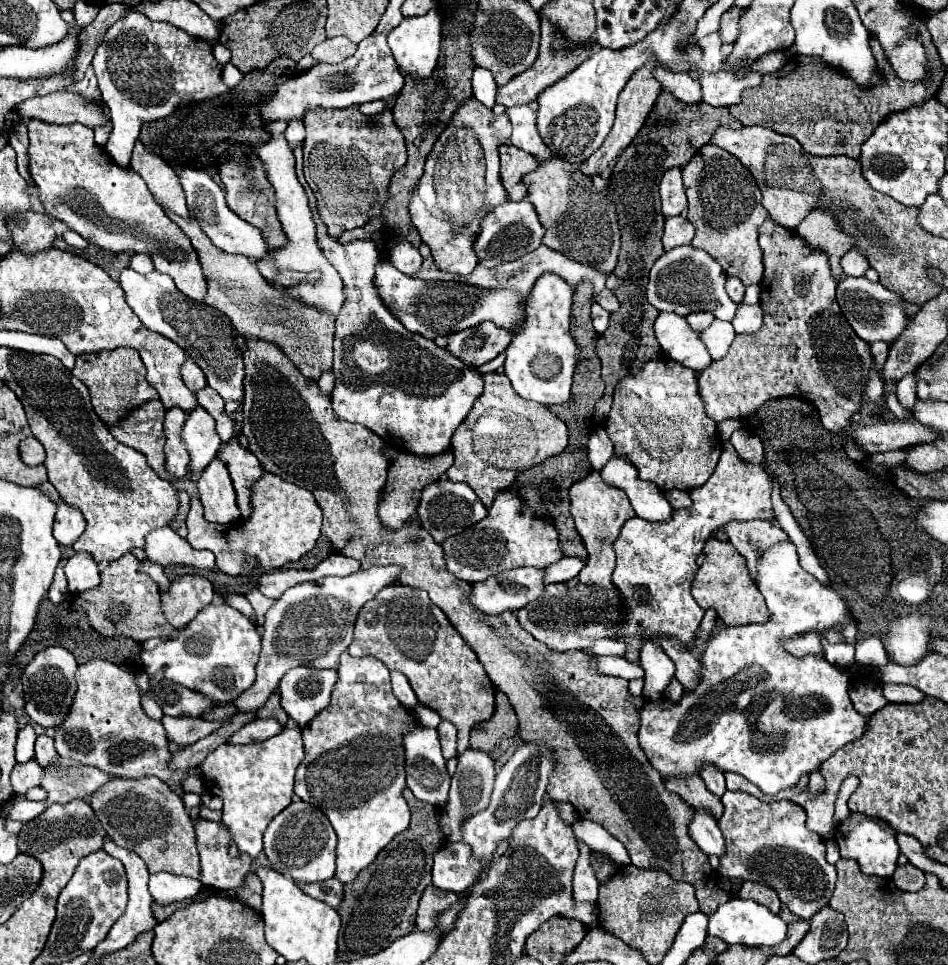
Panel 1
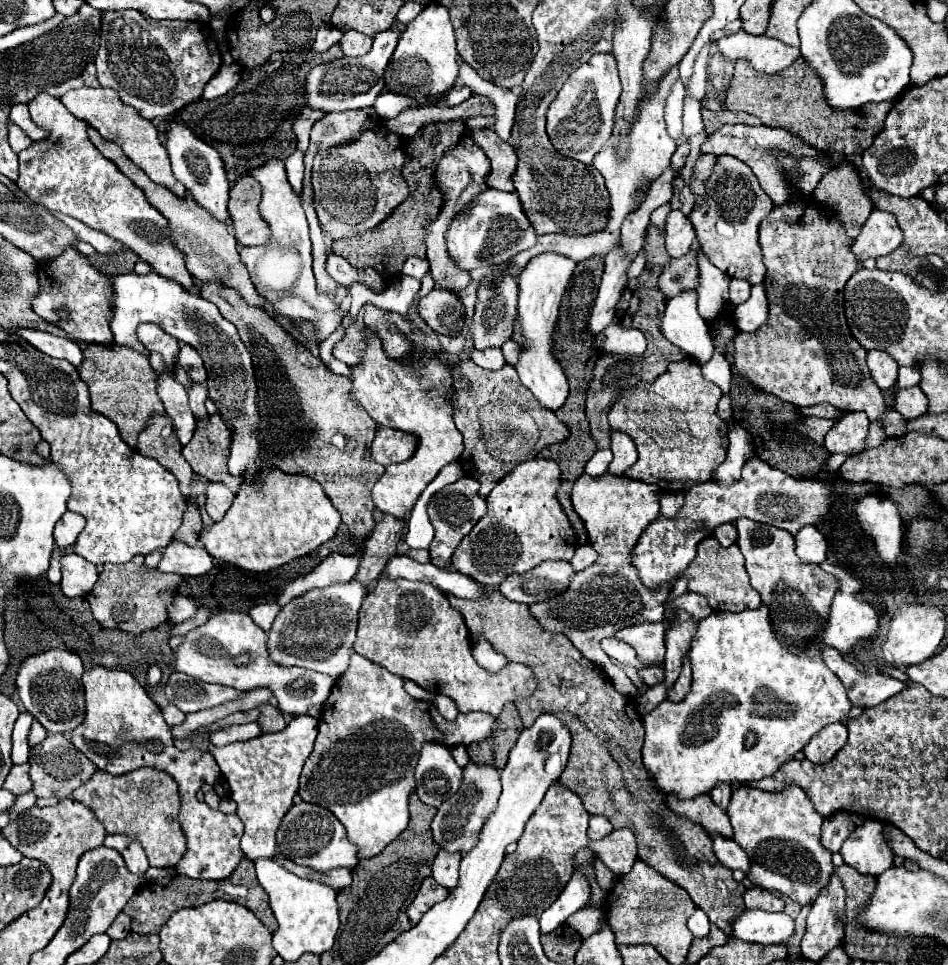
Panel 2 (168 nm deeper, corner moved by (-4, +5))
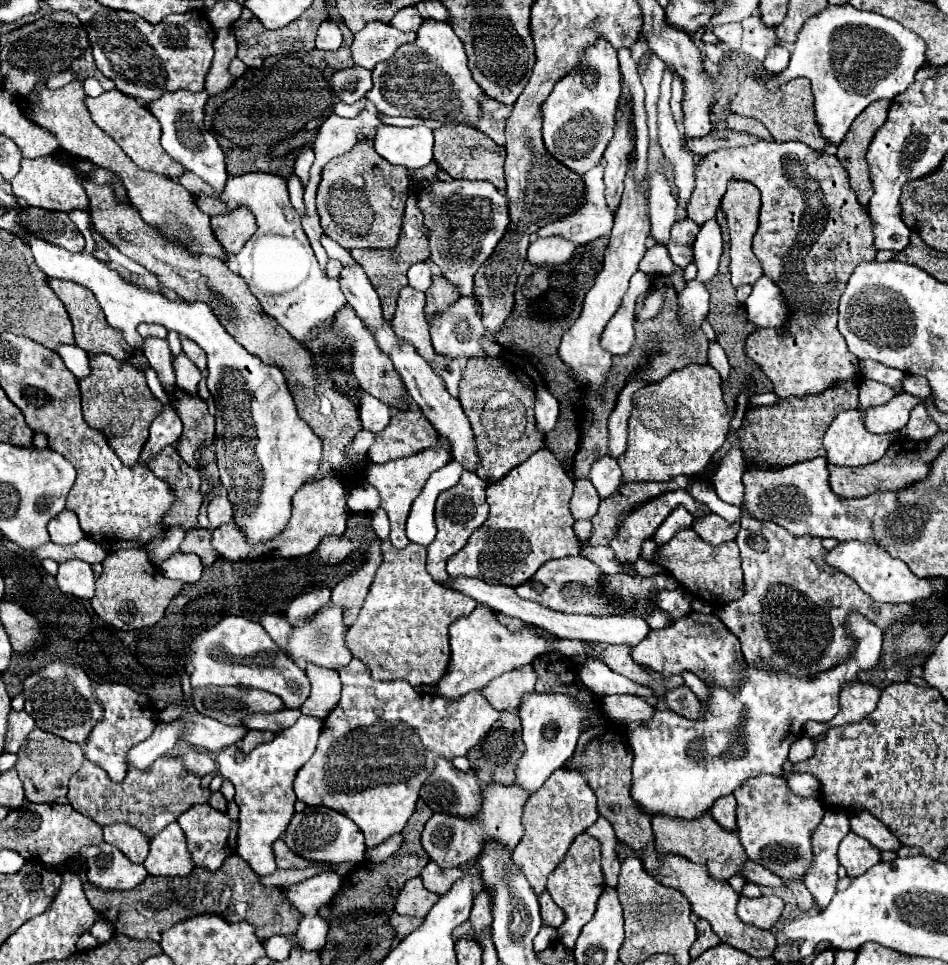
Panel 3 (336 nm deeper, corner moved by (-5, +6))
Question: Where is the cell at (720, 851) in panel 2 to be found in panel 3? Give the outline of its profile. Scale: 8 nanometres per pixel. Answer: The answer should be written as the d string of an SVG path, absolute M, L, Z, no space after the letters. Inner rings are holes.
M746 862L744 864L744 878L748 882L754 882L754 884L762 884L762 886L784 886L784 880L780 876L776 876L774 872L766 870L764 866L756 864L756 862Z

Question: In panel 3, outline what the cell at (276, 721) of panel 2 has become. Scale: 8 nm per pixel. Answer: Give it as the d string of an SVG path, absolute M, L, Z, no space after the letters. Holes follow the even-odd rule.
M248 730L248 734L246 734L246 736L242 738L242 742L238 744L238 748L240 748L242 754L248 754L248 752L252 752L258 744L274 740L274 736L276 736L276 734L272 734L272 732L254 732L254 730Z

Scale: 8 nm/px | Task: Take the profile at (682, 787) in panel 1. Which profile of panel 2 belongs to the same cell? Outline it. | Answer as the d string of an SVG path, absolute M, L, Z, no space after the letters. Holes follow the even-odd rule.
M669 793L667 805L681 817L687 817L687 819L703 825L703 829L707 833L723 833L725 837L733 835L727 813L723 809L719 809L719 805L713 803L709 793L701 793L693 799L679 799L675 793Z

